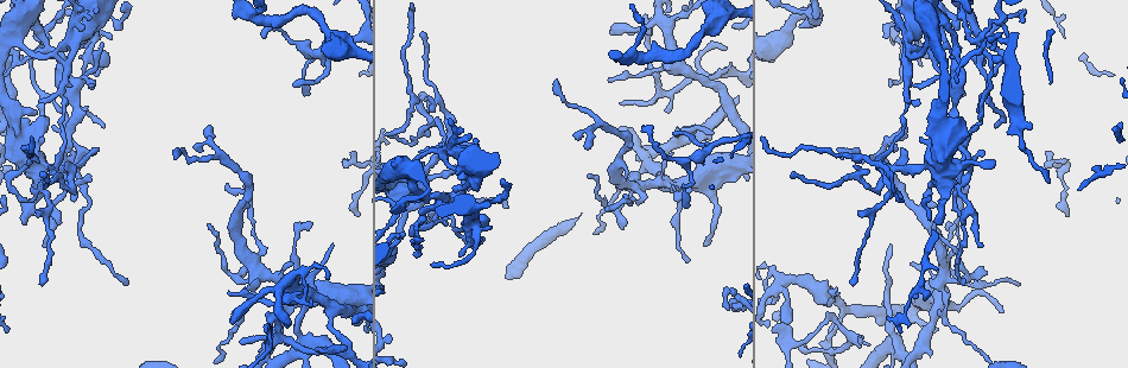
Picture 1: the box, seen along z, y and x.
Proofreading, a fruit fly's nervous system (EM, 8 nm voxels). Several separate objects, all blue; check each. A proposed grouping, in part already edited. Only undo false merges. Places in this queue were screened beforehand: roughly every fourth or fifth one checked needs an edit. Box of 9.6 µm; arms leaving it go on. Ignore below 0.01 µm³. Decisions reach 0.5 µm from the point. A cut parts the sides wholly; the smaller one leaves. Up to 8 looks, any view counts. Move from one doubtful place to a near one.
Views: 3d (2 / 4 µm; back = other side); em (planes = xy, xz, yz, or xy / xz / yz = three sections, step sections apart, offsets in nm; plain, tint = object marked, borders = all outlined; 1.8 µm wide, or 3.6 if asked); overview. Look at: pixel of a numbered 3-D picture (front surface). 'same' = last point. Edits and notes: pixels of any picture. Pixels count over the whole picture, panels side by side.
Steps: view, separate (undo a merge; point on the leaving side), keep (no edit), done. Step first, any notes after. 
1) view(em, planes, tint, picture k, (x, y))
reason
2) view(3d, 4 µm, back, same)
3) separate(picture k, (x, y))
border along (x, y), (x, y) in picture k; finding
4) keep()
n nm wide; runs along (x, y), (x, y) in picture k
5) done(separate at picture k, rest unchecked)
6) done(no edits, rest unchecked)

view(em, planes, plain, picture 1, (470, 222))
sudden change in width

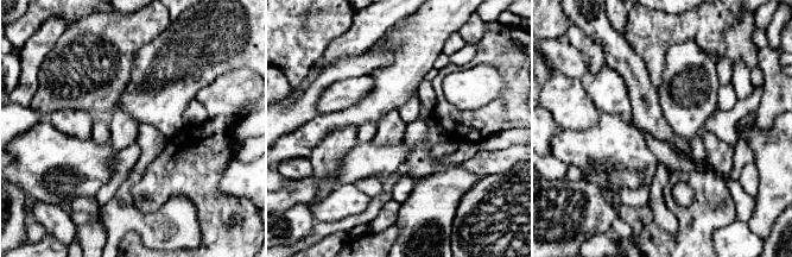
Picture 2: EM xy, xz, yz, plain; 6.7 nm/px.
view(em, planes, tint, same)
with the object marked

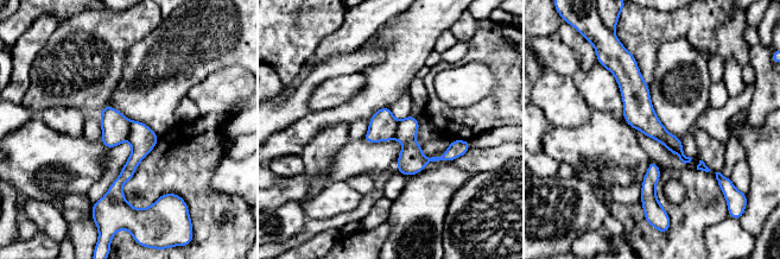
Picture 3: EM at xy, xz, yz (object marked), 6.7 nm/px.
separate(picture 3, (115, 126))
two cells meet here

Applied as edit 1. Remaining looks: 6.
view(em, planes, tint, picture 1, (54, 55))
arms part here

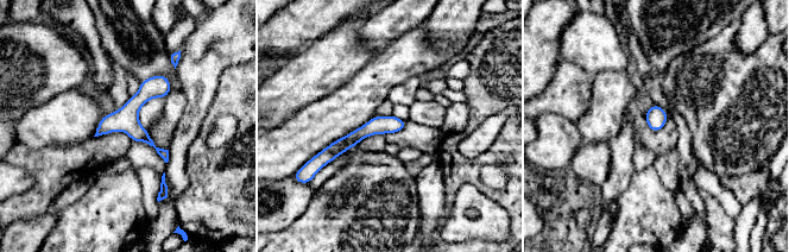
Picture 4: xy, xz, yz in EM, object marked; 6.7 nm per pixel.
keep()
runs along (164, 80), (99, 132) in picture 4; one cell here

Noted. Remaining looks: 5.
view(3d, 4 µm, picture 1, (280, 284))

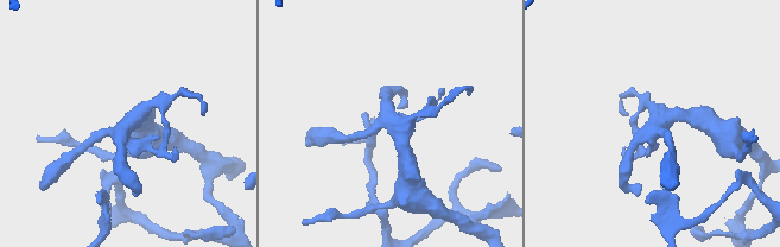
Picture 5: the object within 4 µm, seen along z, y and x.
view(em, planes, tint, picture 5, (125, 128))
shape alone is not enough

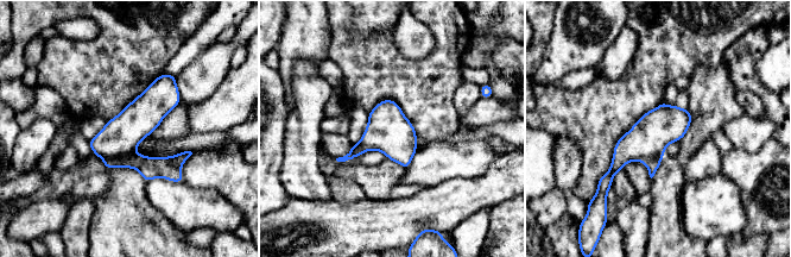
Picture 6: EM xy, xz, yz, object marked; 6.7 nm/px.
keep()
280 nm wide; runs along (171, 79), (118, 139), (108, 165) in picture 6; continuous, no second cell

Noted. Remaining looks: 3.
done(separate at picture 3, rest unchecked)

